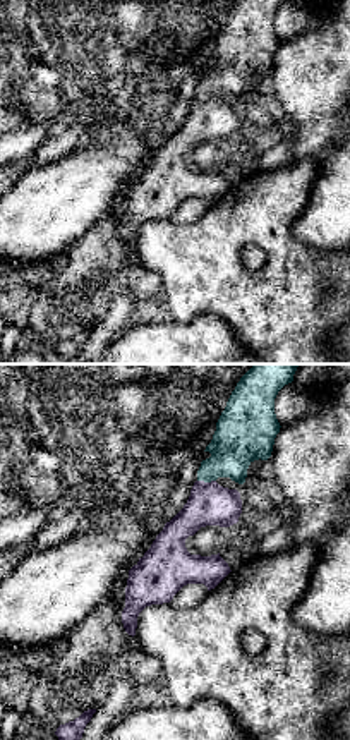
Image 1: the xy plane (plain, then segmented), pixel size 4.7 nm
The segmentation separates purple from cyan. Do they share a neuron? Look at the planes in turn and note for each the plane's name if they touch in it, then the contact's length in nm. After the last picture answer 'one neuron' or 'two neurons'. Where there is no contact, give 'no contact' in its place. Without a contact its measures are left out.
contact in xy; length 90 nm

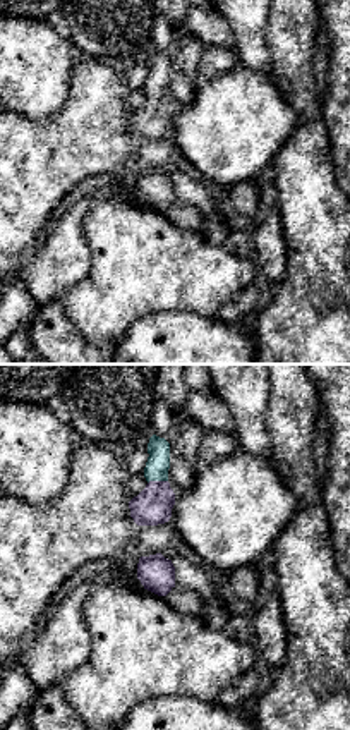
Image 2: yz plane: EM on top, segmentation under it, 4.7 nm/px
contact in yz; length 100 nm

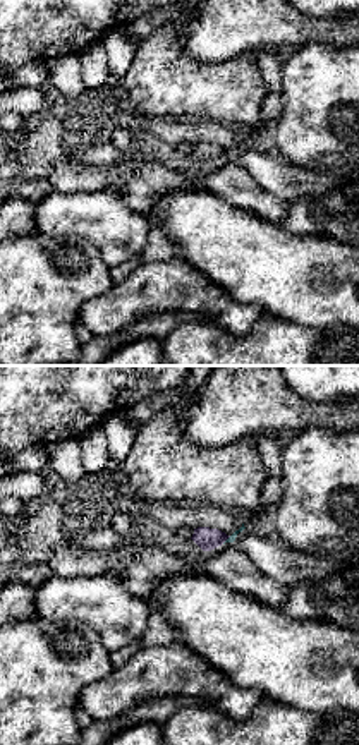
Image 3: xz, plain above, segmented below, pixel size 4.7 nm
contact in xz; length 60 nm

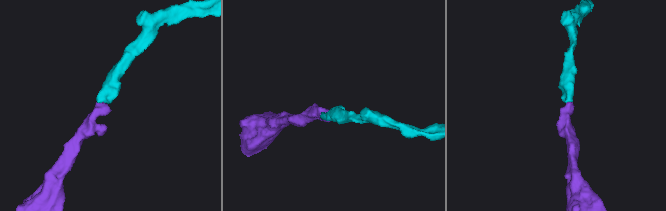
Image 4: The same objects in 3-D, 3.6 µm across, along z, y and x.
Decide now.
one neuron

